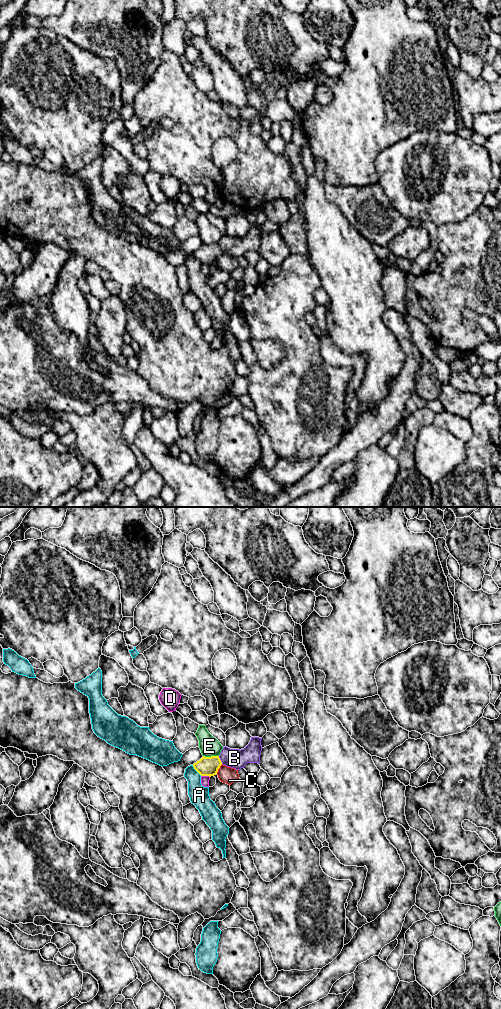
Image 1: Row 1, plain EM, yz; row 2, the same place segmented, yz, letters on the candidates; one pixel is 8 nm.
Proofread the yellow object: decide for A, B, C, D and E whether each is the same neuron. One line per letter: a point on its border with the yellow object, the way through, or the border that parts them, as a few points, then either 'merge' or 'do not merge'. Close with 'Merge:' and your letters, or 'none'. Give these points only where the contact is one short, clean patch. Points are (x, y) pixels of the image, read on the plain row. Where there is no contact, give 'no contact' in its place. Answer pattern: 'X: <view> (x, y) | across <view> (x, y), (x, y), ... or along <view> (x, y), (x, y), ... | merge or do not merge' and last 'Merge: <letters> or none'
A: yz (196, 258) | do not merge
B: yz (220, 248) | across yz (207, 254), (220, 248), (234, 246) | merge
C: yz (218, 256) | along yz (222, 252), (216, 261) | do not merge
D: yz (205, 263) | along yz (201, 263), (209, 265) | do not merge
E: yz (211, 244) | along yz (203, 243), (218, 244) | do not merge
Merge: B

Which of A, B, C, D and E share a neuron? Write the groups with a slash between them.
A / B / C / D / E

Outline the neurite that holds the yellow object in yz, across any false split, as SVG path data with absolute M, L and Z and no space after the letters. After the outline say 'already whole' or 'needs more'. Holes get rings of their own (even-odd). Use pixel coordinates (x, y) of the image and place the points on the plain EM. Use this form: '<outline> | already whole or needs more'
M251 225L249 232L241 238L225 234L219 244L203 244L193 252L193 255L201 264L211 265L217 262L222 252L236 258L244 256L247 251L259 252L262 239L261 228L262 226L259 225Z | needs more

